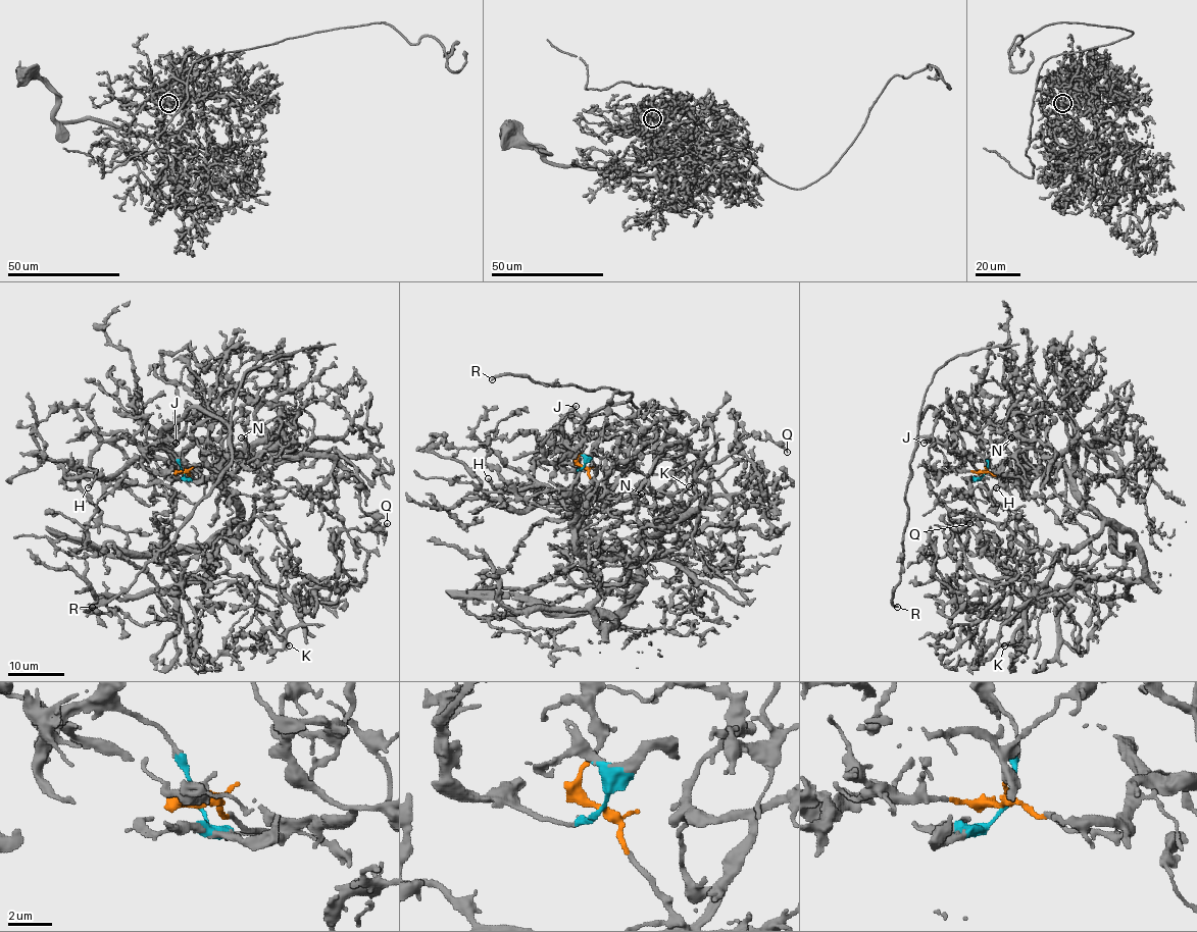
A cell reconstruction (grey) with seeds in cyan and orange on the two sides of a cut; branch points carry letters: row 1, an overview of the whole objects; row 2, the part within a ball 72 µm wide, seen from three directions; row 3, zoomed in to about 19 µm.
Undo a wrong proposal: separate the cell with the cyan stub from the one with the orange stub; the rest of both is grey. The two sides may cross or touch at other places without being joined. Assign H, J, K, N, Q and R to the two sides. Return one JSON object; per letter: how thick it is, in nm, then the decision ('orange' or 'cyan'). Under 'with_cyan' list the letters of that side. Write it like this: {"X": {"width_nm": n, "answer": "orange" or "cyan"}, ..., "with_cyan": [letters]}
{"H": {"width_nm": 360, "answer": "orange"}, "J": {"width_nm": 360, "answer": "cyan"}, "K": {"width_nm": 150, "answer": "orange"}, "N": {"width_nm": 320, "answer": "orange"}, "Q": {"width_nm": 150, "answer": "orange"}, "R": {"width_nm": 200, "answer": "cyan"}, "with_cyan": ["J", "R"]}

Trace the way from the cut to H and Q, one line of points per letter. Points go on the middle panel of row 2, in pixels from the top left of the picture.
H: (583, 466), (588, 470), (601, 497), (586, 505), (561, 501), (537, 502), (518, 510), (507, 505), (487, 479)
Q: (583, 466), (601, 497), (583, 524), (642, 583), (631, 559), (651, 536), (754, 473), (745, 433), (787, 452)

